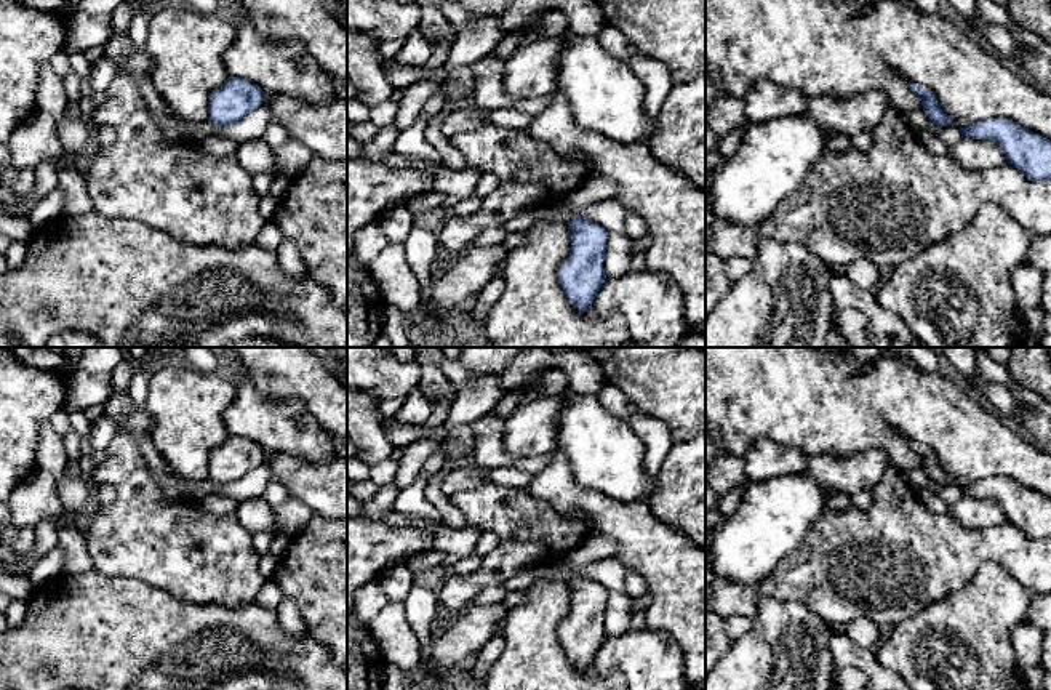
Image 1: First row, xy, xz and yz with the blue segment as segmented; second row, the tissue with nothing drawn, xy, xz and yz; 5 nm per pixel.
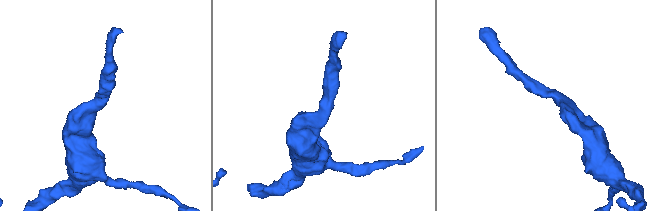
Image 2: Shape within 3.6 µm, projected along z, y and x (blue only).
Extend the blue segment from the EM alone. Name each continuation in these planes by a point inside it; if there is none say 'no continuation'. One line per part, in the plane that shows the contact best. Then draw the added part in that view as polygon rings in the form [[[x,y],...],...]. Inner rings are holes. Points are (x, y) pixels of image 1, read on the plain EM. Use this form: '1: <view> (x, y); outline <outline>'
no continuation

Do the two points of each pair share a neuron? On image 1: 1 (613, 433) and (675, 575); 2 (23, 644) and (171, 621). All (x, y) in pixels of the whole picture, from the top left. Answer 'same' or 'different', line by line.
1: different
2: same

